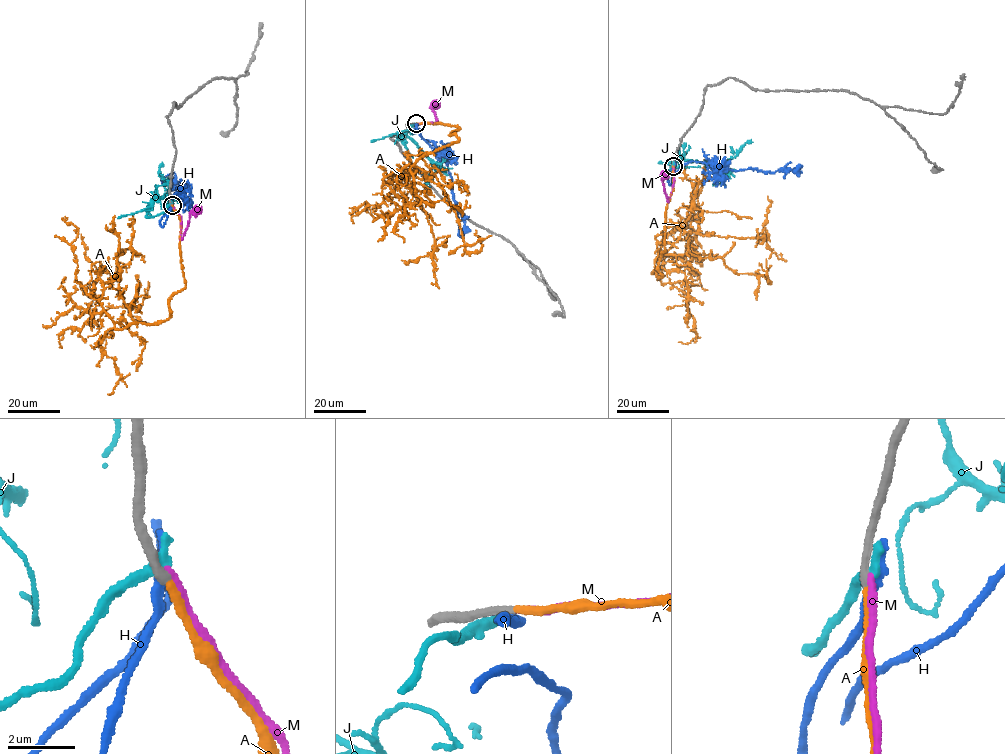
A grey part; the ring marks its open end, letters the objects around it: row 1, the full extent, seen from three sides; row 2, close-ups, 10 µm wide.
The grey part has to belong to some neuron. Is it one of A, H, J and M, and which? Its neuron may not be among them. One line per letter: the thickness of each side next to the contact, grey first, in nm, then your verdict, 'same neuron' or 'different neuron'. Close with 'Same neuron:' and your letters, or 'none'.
A: calibres 260 and 240 nm; same neuron
H: calibres 280 and 260 nm; different neuron
J: calibres 320 and 400 nm; different neuron
M: calibres 280 and 220 nm; different neuron
Same neuron: A

